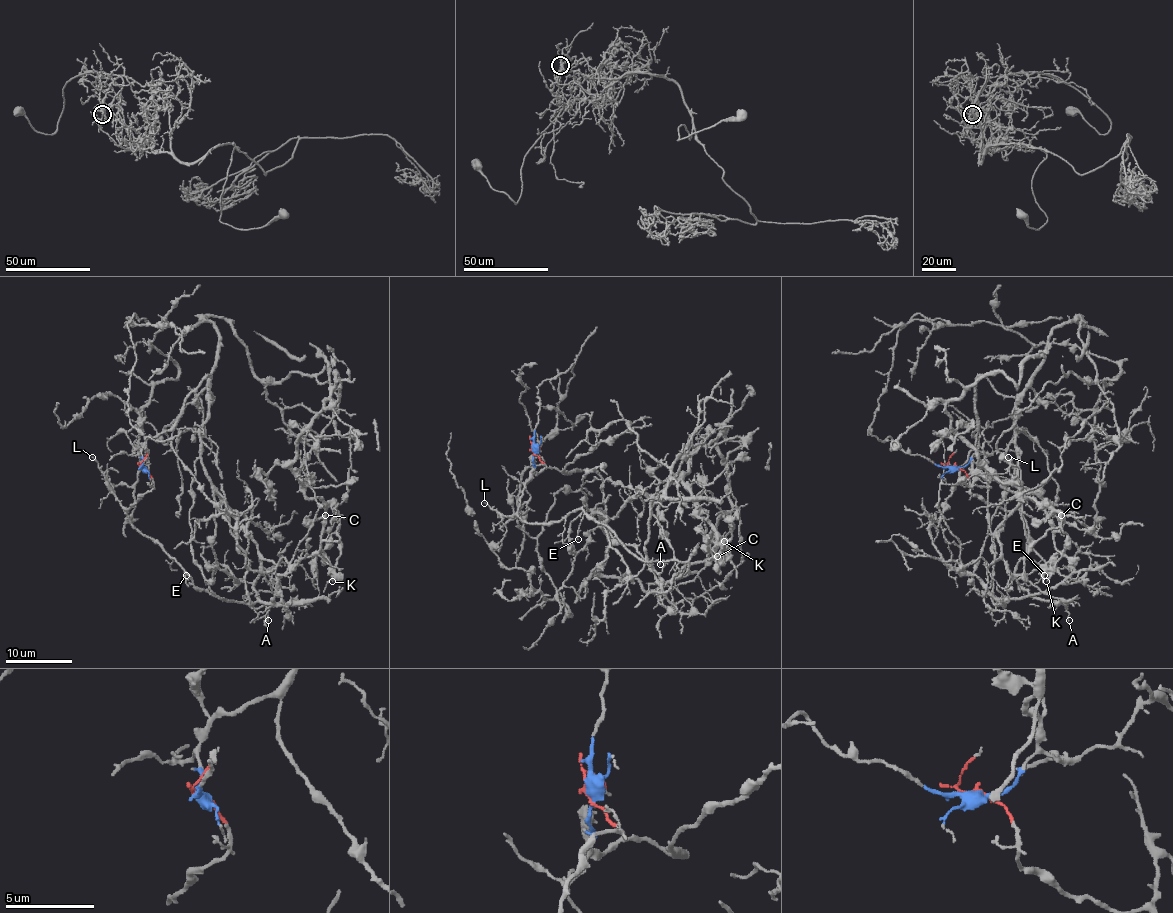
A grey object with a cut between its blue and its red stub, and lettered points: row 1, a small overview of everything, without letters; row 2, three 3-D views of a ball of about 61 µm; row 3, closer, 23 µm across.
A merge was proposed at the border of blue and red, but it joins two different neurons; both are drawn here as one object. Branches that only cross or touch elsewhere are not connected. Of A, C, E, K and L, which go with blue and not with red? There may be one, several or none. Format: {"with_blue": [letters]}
{"with_blue": ["C", "K"]}

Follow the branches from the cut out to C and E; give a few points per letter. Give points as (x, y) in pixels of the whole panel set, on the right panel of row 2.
C: (955, 465), (977, 450), (975, 381), (1016, 396), (1081, 316), (1096, 378), (1048, 383), (996, 450), (1061, 515)
E: (955, 465), (973, 495), (1020, 511), (1028, 526), (1028, 553), (1015, 579), (1030, 586), (1044, 574)

